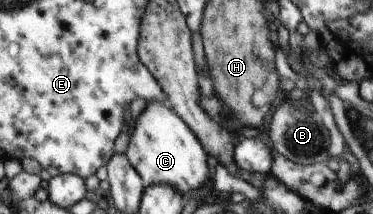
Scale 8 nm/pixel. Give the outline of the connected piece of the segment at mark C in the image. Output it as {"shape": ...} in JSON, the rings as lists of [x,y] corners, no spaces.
{"shape":[[[150,102],[140,113],[125,151],[130,164],[144,180],[144,186],[168,184],[180,190],[186,198],[208,182],[208,156],[204,146],[187,122],[184,122],[168,103]]]}

